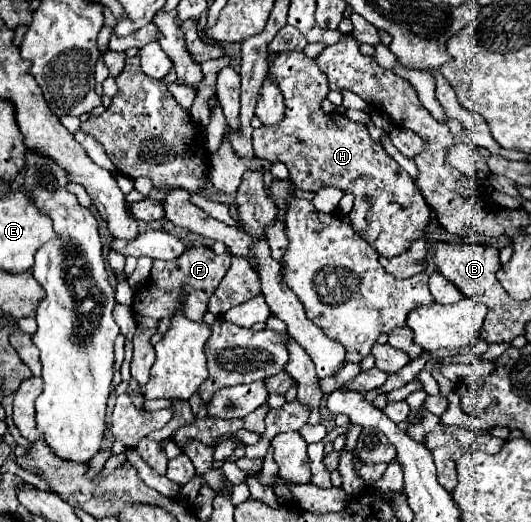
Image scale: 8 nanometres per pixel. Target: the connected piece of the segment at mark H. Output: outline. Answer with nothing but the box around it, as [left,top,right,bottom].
[253,51,431,257]

